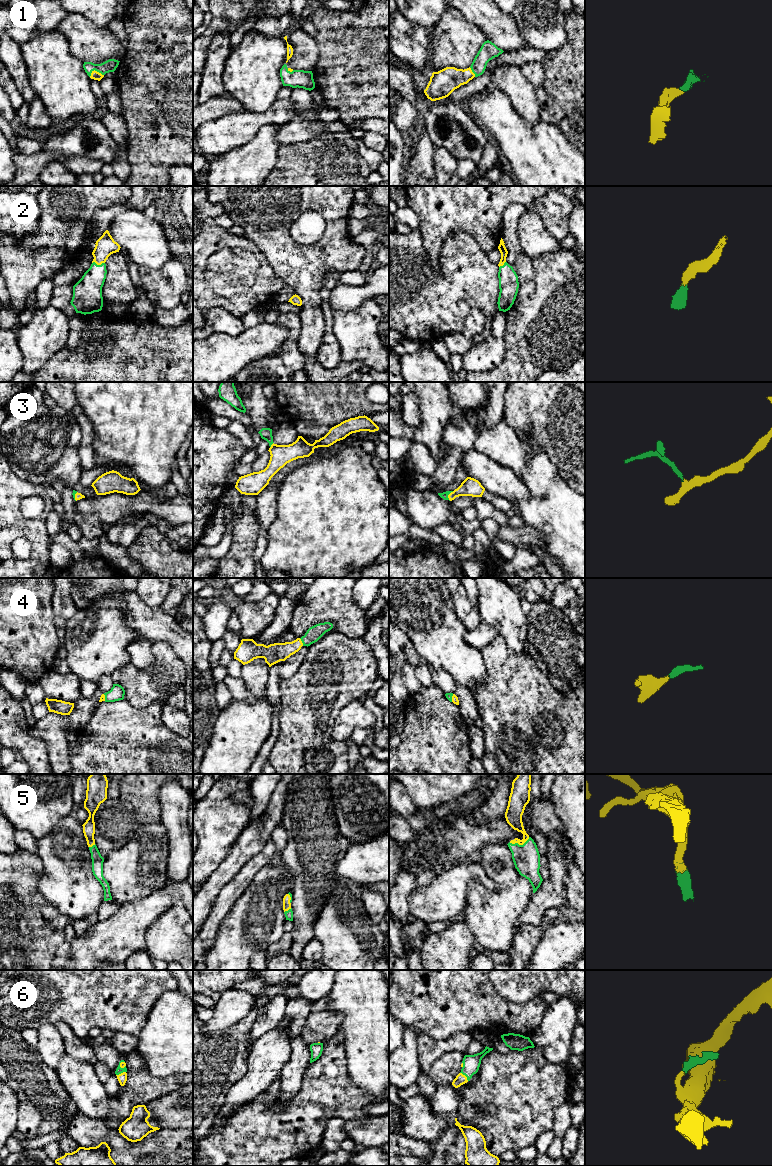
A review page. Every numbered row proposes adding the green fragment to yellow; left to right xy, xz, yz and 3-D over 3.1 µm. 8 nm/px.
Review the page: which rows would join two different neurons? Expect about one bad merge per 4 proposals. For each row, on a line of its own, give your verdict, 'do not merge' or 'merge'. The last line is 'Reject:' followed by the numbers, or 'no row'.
1: merge
2: merge
3: merge
4: merge
5: merge
6: merge
Reject: no row

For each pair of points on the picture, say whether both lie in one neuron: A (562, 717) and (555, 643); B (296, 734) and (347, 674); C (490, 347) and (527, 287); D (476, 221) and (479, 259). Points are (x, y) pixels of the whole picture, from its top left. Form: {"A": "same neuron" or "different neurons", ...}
{"A": "different neurons", "B": "same neuron", "C": "different neurons", "D": "different neurons"}

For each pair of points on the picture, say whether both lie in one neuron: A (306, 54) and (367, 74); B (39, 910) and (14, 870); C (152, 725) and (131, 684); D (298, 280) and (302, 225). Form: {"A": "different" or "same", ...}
{"A": "different", "B": "same", "C": "different", "D": "different"}

